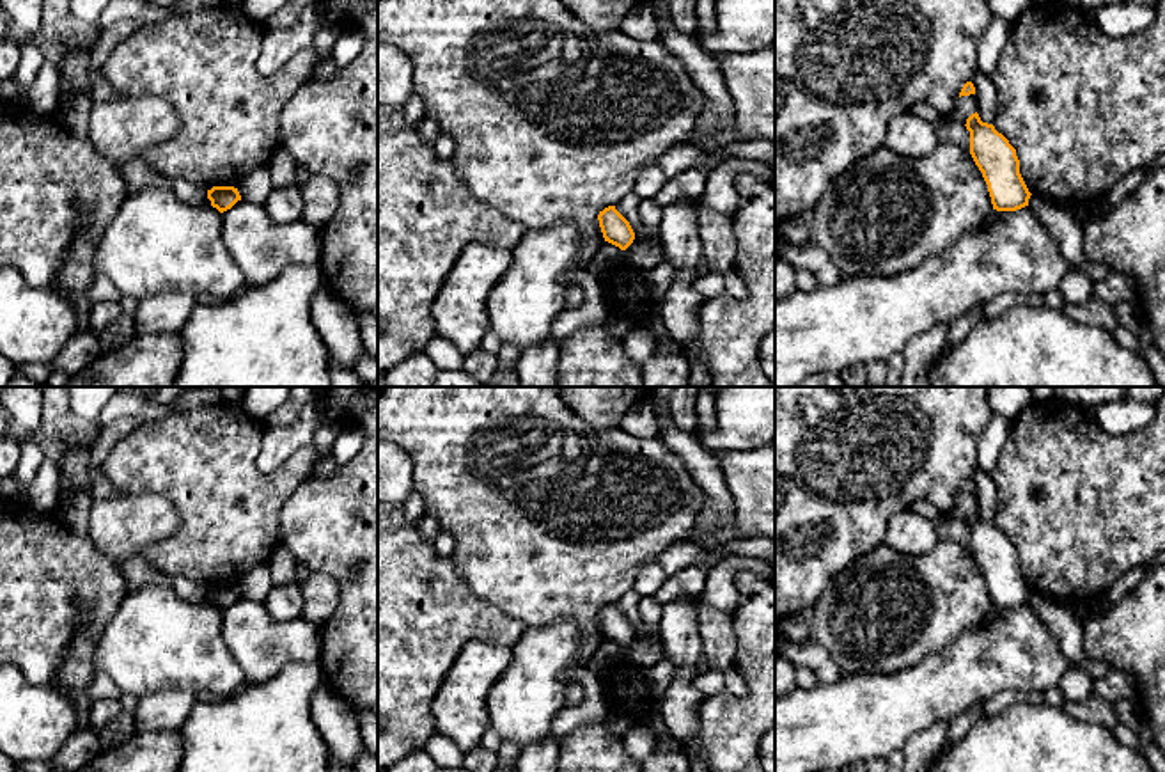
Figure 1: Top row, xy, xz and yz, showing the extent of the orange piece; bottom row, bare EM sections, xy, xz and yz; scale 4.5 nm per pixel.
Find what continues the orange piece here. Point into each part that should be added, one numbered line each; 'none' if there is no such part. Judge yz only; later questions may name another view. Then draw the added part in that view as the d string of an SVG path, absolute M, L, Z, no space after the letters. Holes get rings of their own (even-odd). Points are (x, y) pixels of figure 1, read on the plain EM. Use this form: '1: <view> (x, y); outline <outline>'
none

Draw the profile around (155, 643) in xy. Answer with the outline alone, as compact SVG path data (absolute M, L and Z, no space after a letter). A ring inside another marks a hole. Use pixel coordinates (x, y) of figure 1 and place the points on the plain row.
M154 584L124 596L92 666L137 697L167 690L227 697L246 681L222 635L222 611L209 602L183 602Z

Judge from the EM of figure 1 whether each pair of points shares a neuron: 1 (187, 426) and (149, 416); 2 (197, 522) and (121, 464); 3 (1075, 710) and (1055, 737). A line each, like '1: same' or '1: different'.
1: different
2: same
3: different

